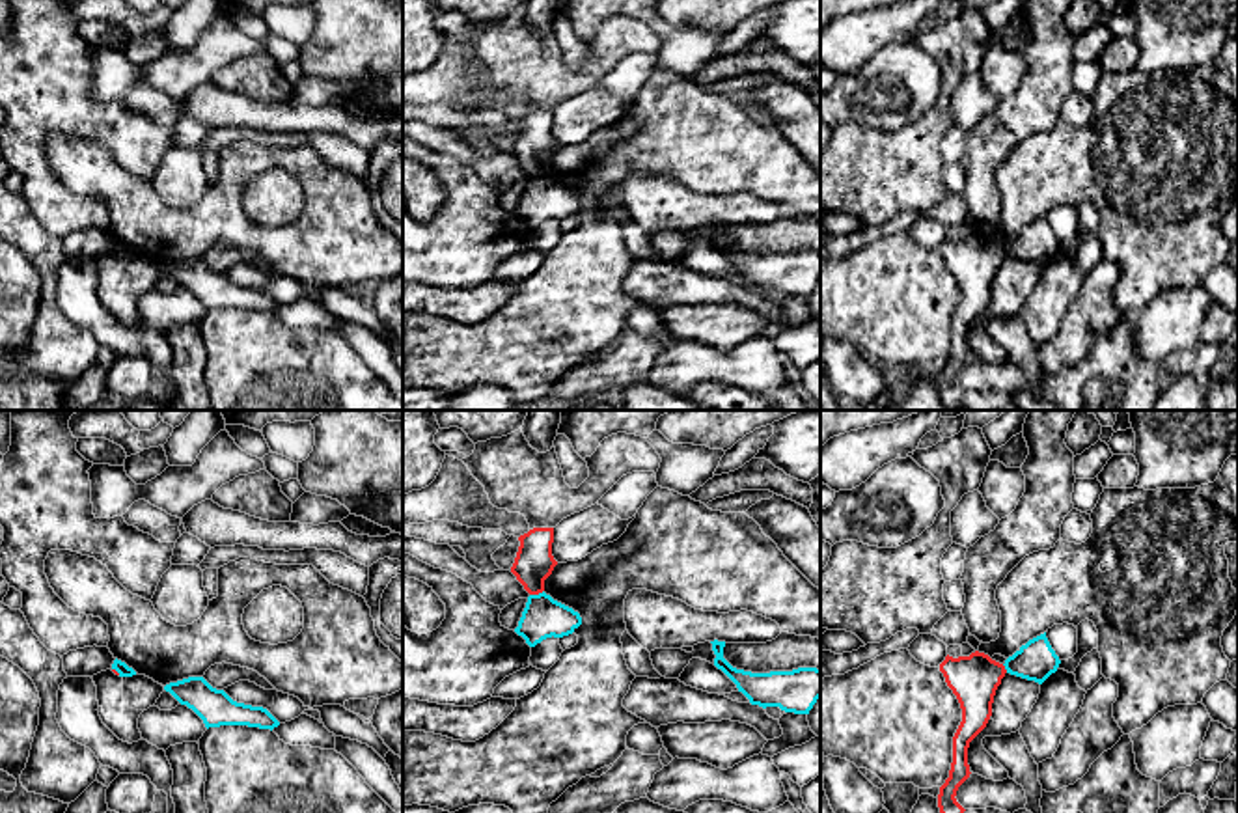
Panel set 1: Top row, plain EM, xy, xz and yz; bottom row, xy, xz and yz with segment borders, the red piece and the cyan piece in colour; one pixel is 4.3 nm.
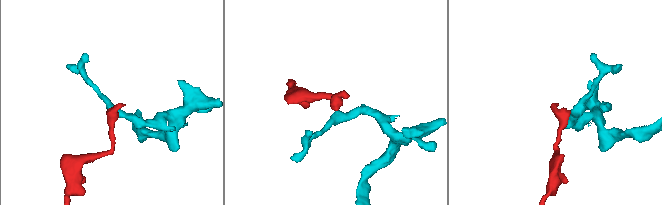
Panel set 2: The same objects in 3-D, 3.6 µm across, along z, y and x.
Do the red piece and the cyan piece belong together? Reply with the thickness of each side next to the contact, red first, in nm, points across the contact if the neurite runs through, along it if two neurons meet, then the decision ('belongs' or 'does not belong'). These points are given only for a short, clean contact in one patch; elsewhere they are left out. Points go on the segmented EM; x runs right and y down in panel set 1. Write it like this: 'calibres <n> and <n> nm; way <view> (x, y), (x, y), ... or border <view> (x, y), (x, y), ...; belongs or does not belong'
calibres 170 and 180 nm; border xz (543, 590), (530, 595); does not belong

